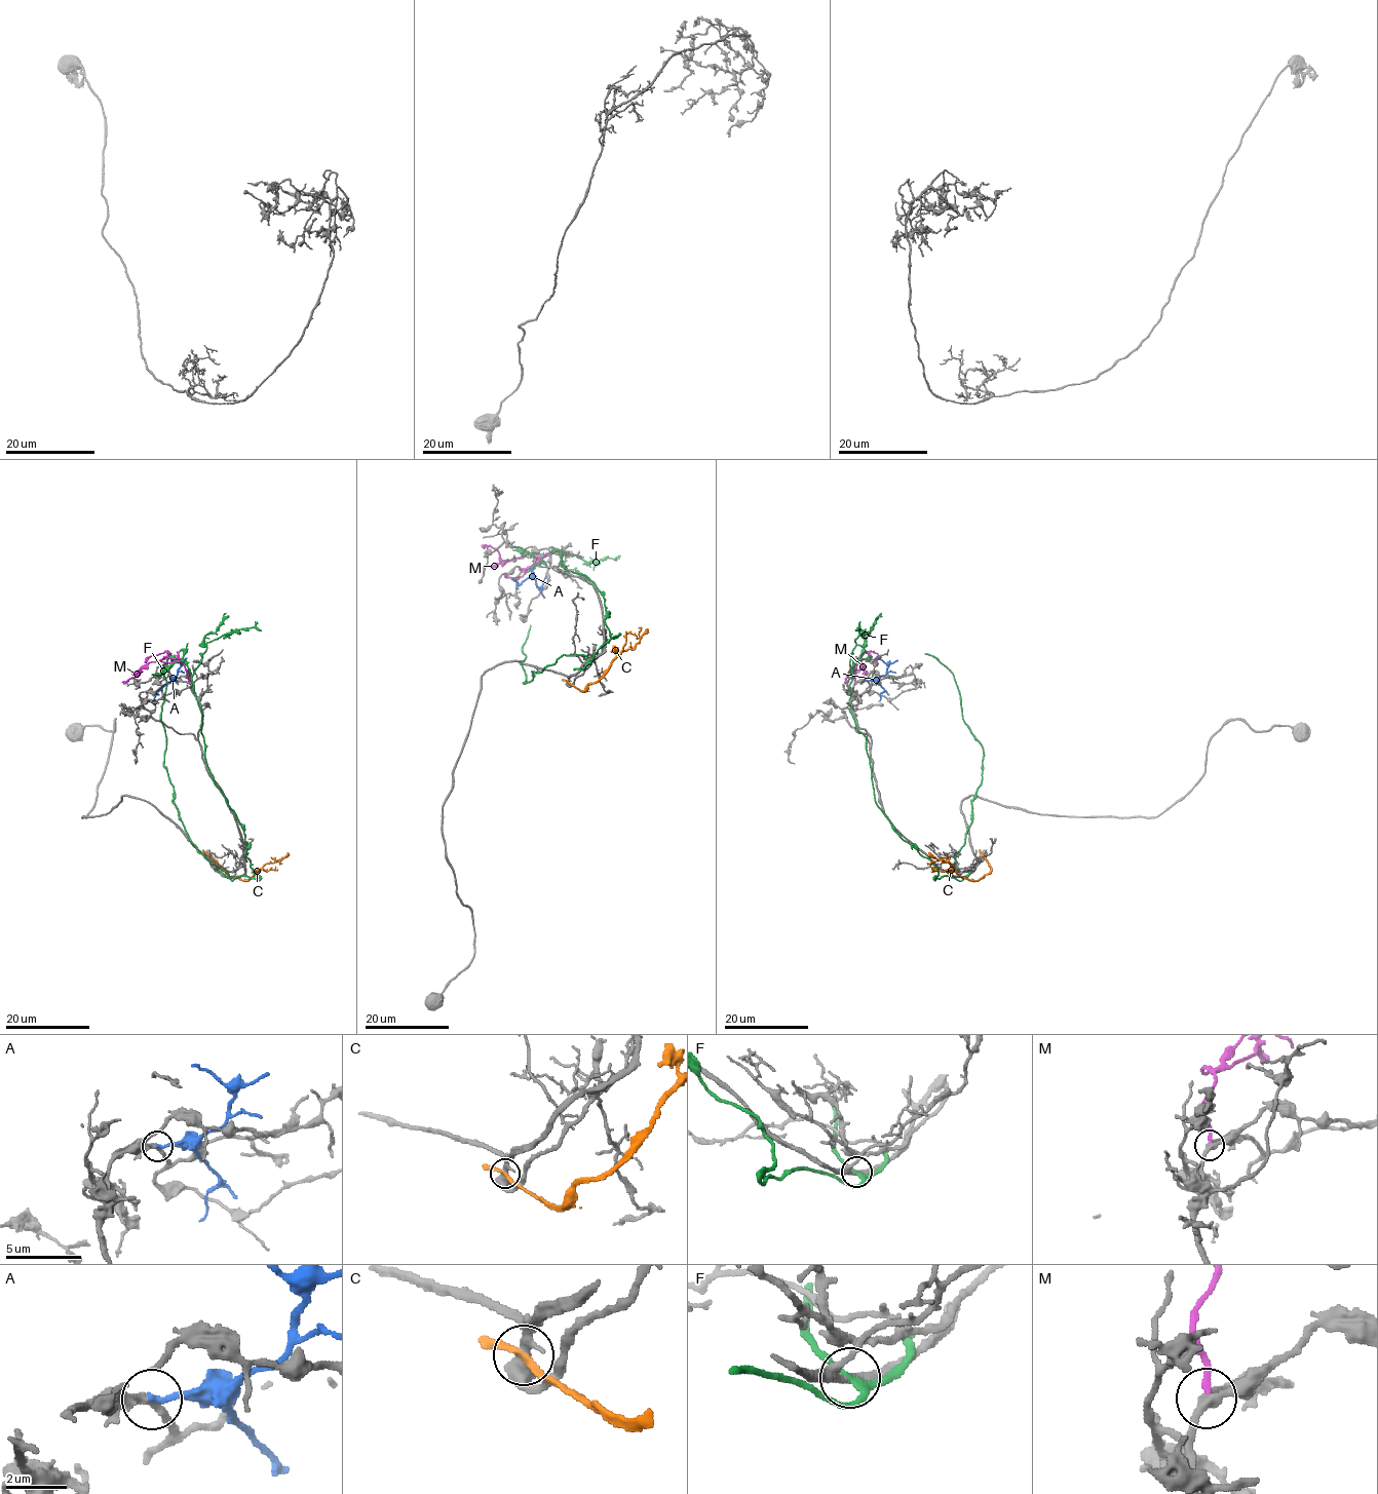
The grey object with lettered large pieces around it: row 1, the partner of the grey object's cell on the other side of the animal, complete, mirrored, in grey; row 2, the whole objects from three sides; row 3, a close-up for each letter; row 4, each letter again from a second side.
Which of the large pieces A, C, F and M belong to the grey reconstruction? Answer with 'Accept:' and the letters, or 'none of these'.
Accept: A

